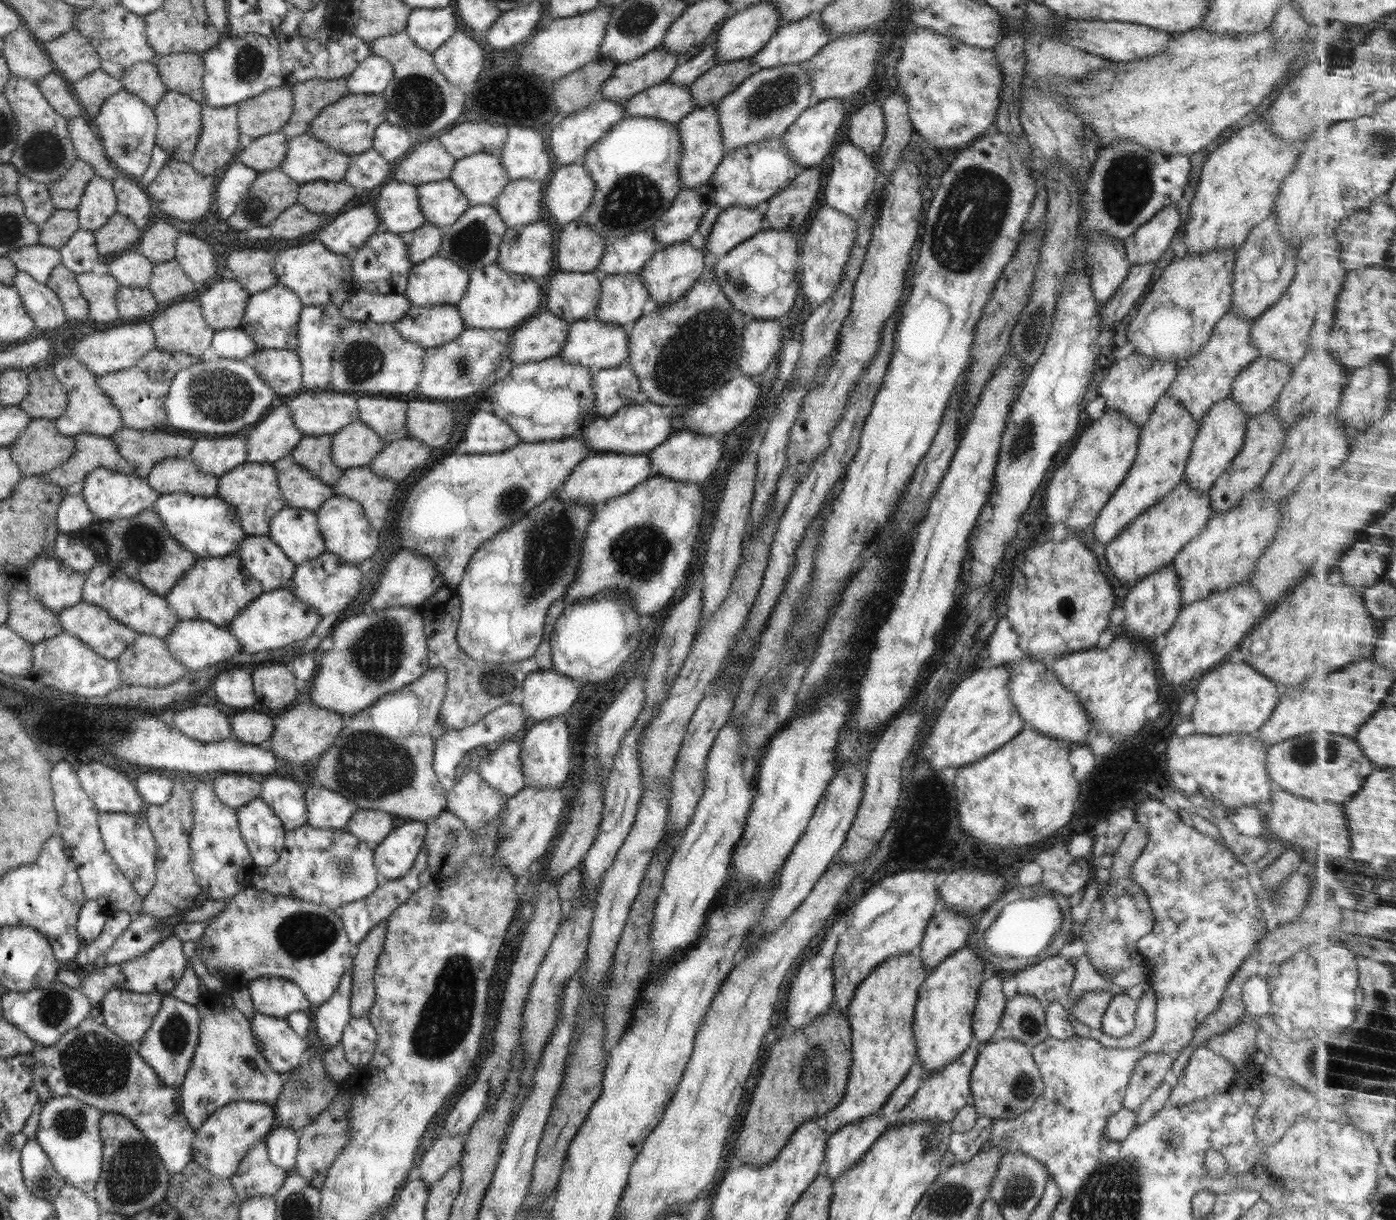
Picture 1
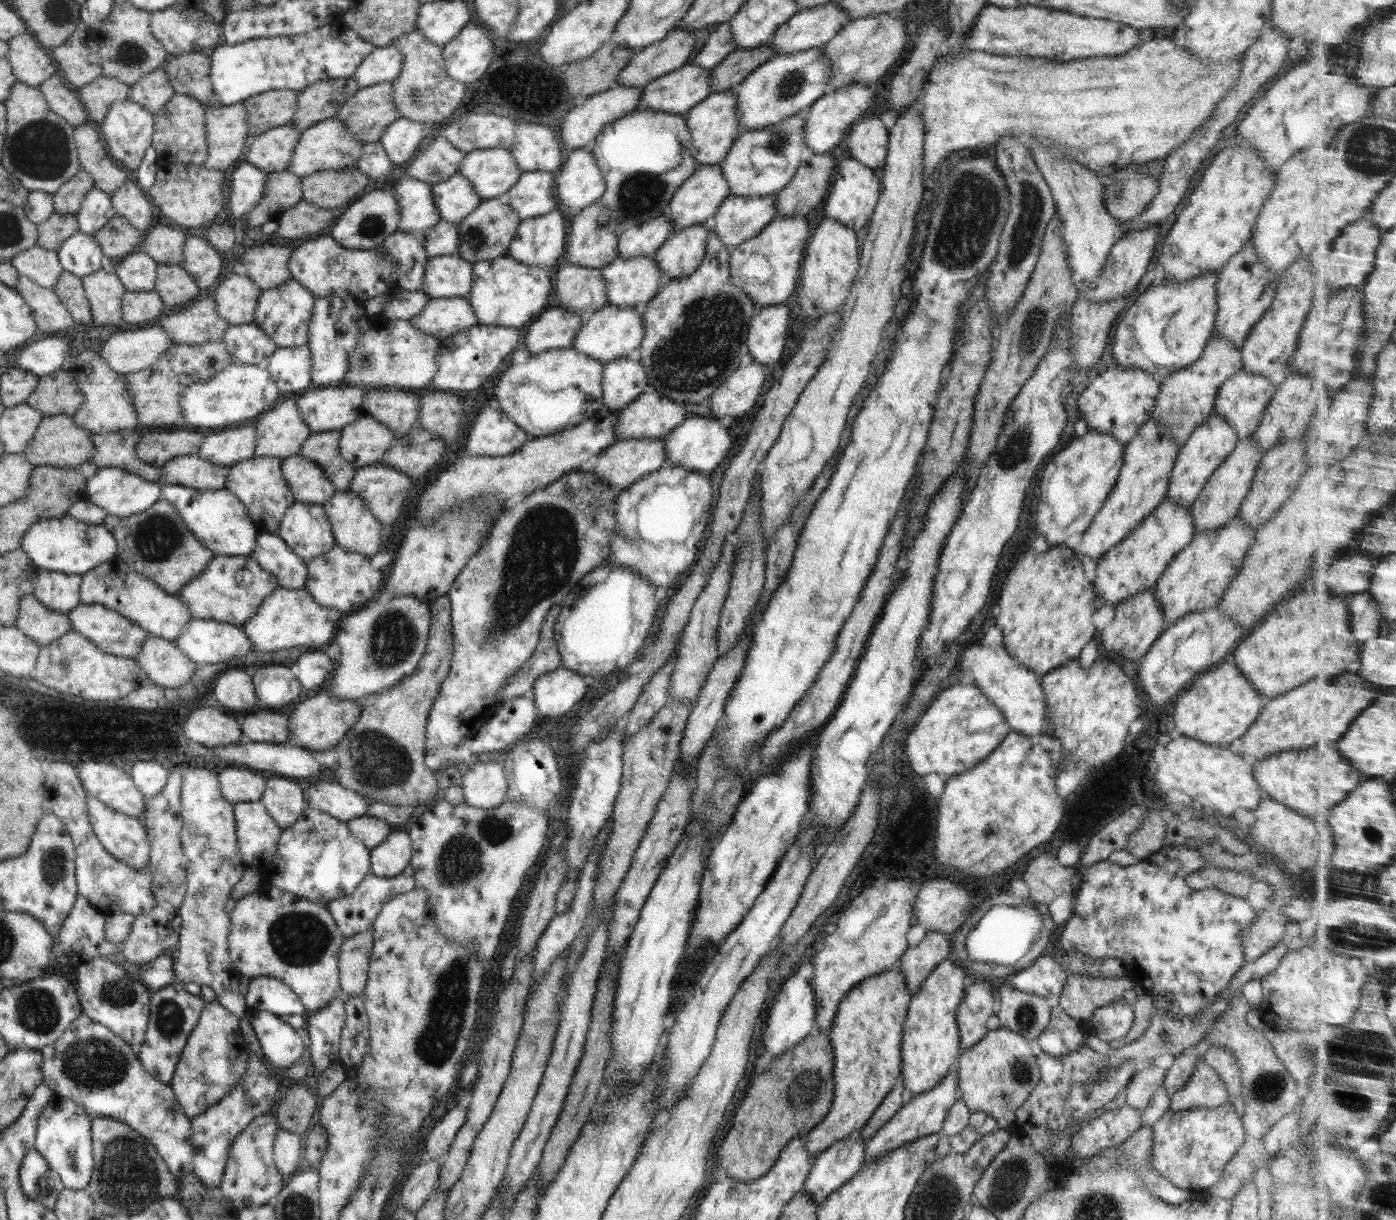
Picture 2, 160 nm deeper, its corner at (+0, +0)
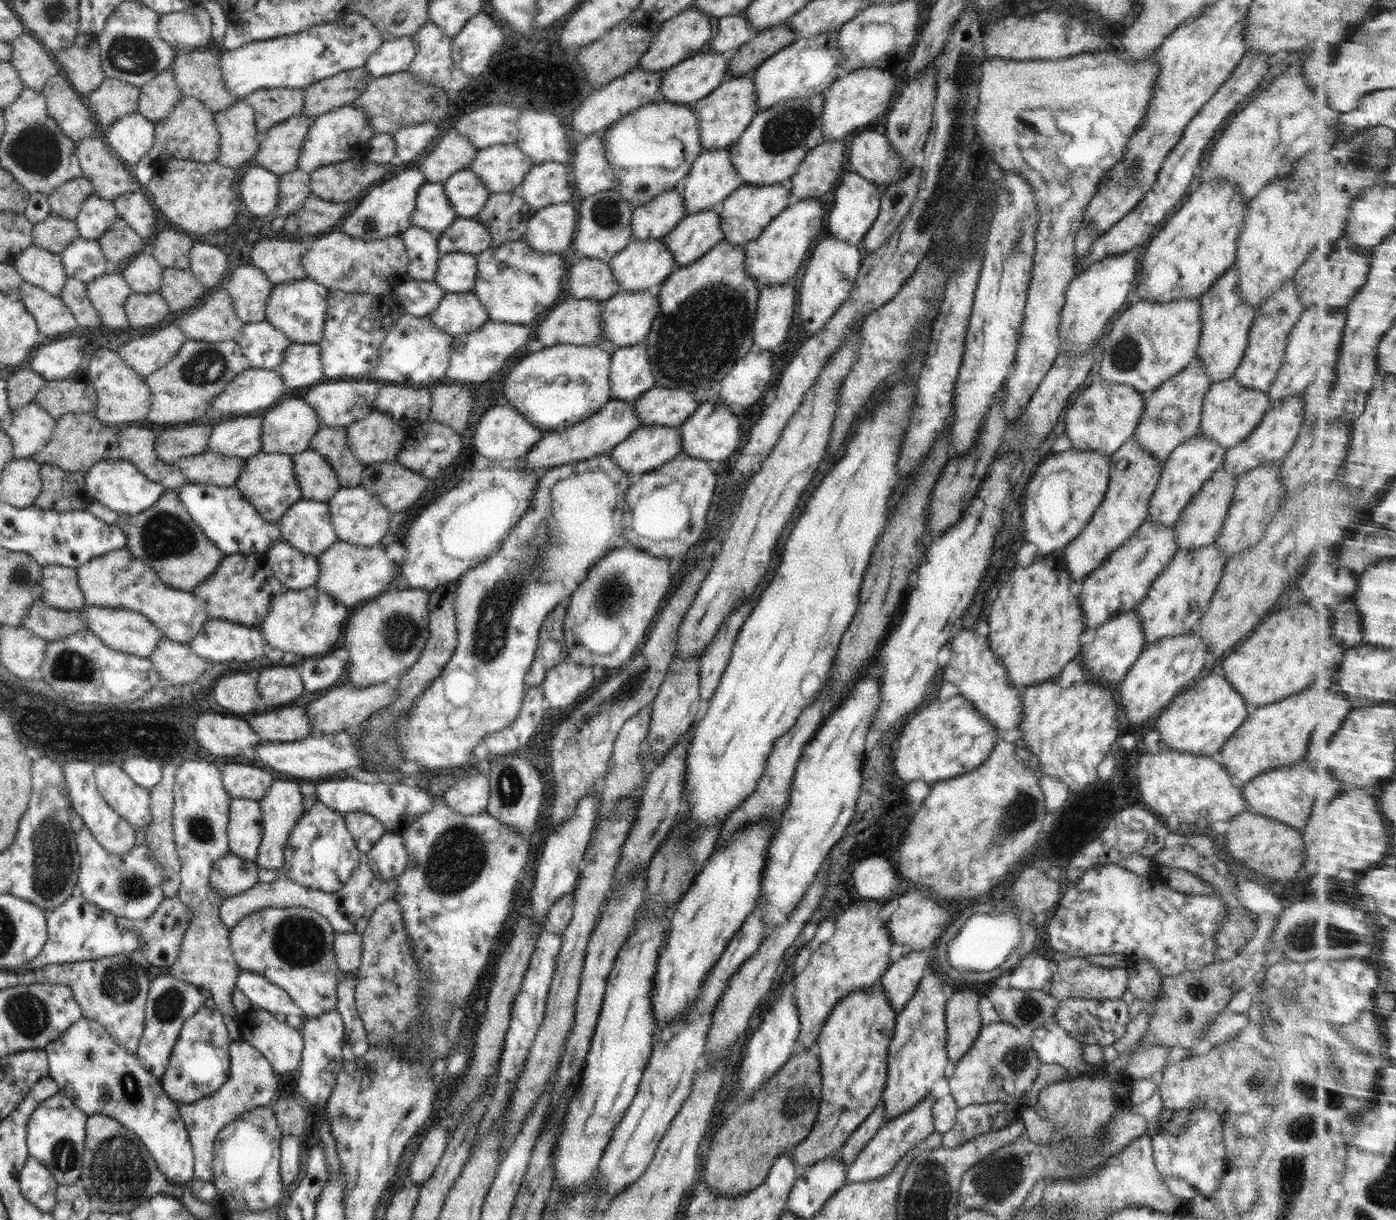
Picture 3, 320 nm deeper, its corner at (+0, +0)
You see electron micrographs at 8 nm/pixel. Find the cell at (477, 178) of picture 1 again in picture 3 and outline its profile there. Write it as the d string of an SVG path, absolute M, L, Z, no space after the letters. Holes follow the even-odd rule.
M492 145L485 149L478 149L474 160L469 164L468 168L482 179L484 185L491 193L510 193L518 191L524 177L533 167L531 158L528 158L518 145Z

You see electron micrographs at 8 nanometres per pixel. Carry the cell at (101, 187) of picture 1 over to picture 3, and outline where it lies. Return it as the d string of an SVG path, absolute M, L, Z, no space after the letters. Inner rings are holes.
M93 193L82 203L74 221L80 237L96 241L118 218L113 201L104 200Z

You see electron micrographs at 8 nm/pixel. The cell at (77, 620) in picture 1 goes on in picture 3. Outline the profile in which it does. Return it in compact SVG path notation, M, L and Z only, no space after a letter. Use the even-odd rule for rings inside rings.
M86 605L81 613L85 616L88 630L112 650L148 659L149 656L153 655L154 649L164 637L163 632L157 626L154 626L149 618L140 613L89 605Z

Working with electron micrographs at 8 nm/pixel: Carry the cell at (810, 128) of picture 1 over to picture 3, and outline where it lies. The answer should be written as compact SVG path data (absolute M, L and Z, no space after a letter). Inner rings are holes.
M862 67L858 70L842 72L840 77L830 85L830 93L823 95L822 132L826 140L842 140L846 134L854 132L876 120L877 116L886 114L901 85L900 80L892 76L891 68Z

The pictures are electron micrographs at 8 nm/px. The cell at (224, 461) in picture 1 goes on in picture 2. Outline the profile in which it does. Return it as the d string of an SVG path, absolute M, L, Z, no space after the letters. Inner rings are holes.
M237 427L224 429L221 432L208 433L197 452L215 465L231 467L238 461L255 456L255 427Z

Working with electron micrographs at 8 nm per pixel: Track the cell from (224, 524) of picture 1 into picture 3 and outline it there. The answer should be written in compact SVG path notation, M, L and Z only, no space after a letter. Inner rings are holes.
M187 482L177 493L194 522L225 555L239 552L263 556L270 551L274 540L281 539L278 524L262 518L236 485L221 487L214 483L201 485Z

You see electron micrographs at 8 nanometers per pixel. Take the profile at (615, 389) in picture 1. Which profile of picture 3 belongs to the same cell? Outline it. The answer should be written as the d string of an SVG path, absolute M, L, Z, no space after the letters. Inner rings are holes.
M645 345L626 346L611 352L609 377L612 400L634 404L635 400L640 398L642 393L655 386L655 378L649 359Z

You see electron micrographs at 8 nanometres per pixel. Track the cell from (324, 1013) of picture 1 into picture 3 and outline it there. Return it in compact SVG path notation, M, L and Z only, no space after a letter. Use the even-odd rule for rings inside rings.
M334 1009L316 1018L308 1018L300 1031L303 1034L304 1045L301 1063L297 1068L300 1076L296 1080L295 1092L301 1099L306 1100L306 1106L313 1104L324 1107L334 1088L337 1072L345 1061L342 1054L344 1025L341 1014Z

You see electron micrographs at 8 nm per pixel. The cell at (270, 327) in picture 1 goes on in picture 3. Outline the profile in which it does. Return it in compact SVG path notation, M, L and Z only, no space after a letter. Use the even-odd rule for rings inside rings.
M308 278L274 285L266 302L265 320L274 328L278 328L291 344L318 345L322 341L322 331L324 331L328 294L328 289Z

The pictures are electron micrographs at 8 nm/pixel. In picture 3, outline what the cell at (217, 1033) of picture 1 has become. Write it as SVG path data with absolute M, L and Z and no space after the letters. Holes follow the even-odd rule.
M204 1006L197 1013L190 1015L188 1020L184 1022L182 1030L179 1031L178 1040L171 1050L166 1072L160 1078L162 1088L166 1091L166 1094L176 1103L191 1103L218 1090L218 1087L226 1082L229 1075L229 1046L232 1041L234 1040L228 1034L221 1011L214 1011Z

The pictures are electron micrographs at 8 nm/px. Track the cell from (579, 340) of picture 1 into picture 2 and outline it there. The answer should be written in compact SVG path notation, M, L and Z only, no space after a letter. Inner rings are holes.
M607 304L602 310L591 313L585 318L578 335L574 338L572 349L606 364L617 358L626 358L632 350L640 347L642 339L644 339L644 325L641 311Z

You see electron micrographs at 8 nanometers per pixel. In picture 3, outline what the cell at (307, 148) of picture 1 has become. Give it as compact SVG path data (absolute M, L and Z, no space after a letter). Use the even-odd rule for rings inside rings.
M352 104L318 115L306 135L297 168L311 173L317 168L334 164L334 162L345 161L362 144L368 144L373 134L374 132L367 121L367 114Z

